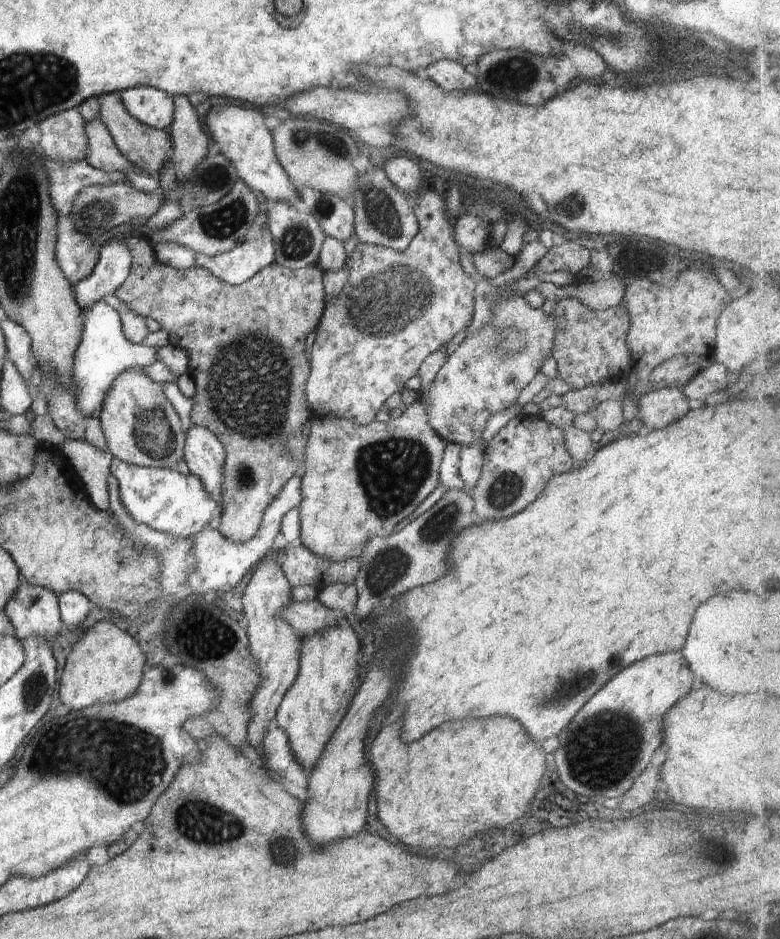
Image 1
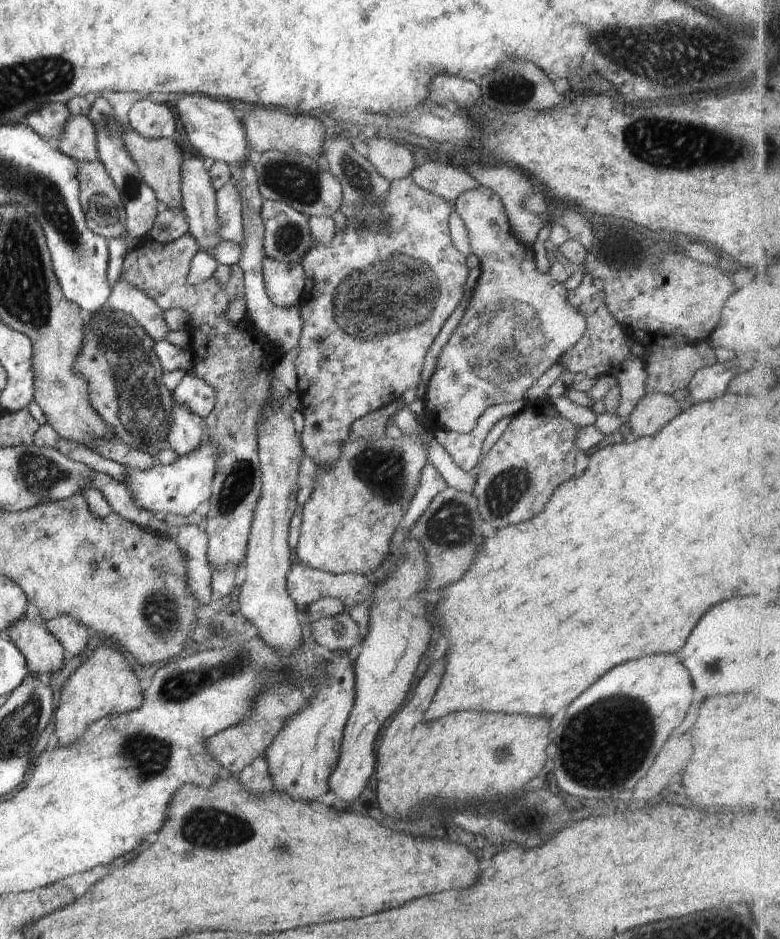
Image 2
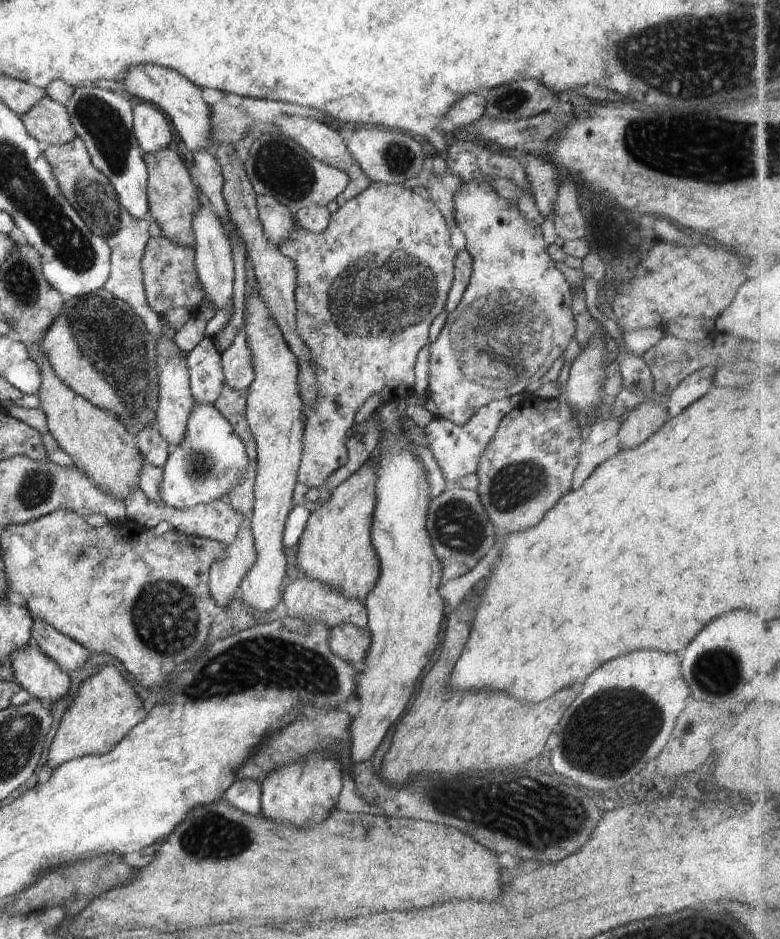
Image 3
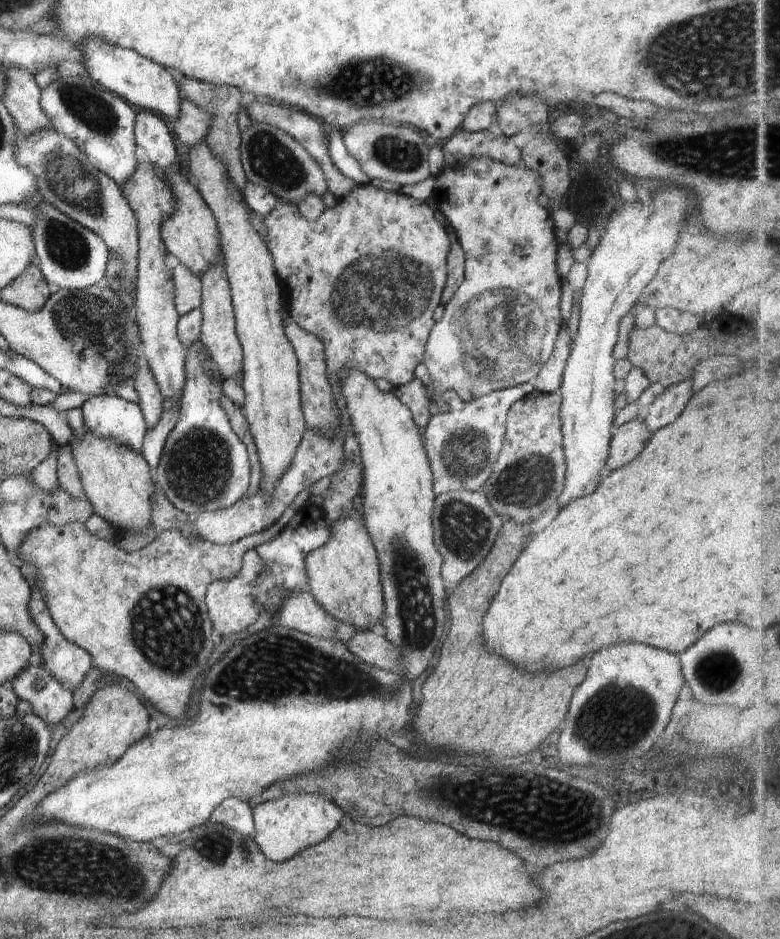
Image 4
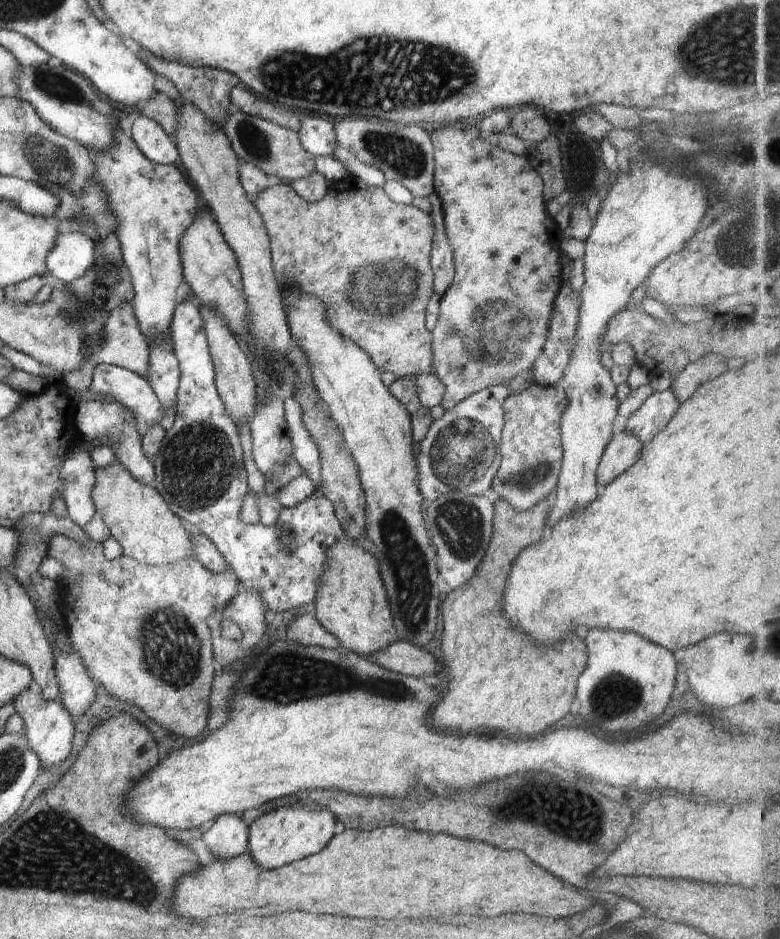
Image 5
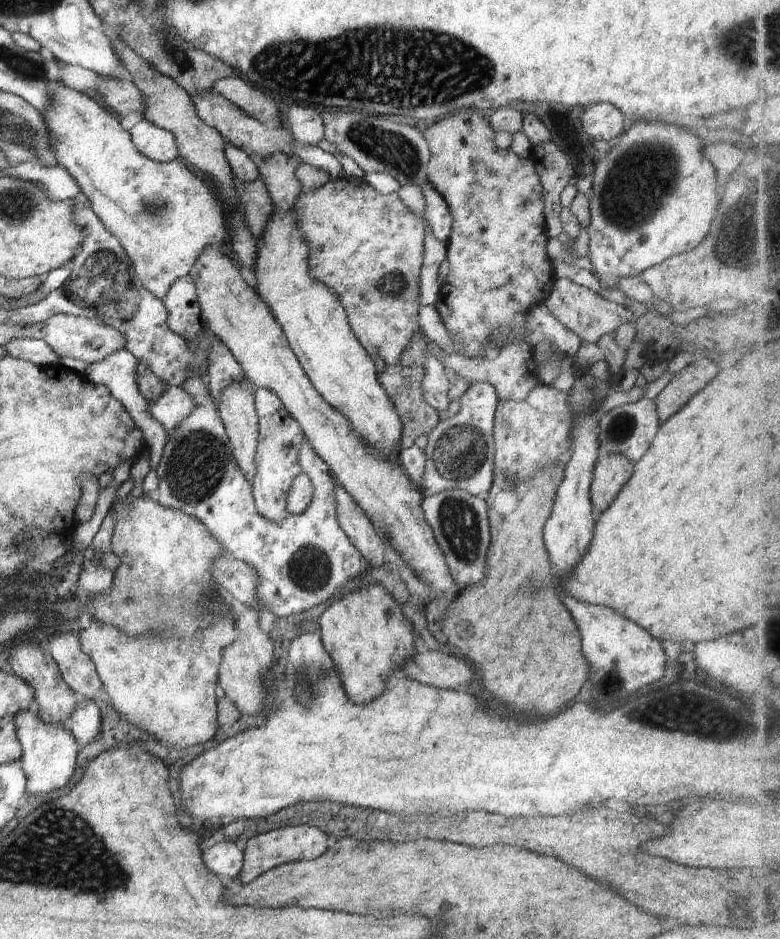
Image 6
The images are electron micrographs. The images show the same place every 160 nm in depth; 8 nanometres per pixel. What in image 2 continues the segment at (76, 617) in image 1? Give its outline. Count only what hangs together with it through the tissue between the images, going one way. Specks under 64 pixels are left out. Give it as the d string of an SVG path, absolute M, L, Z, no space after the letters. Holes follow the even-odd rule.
M58 615L50 619L45 627L58 639L68 656L78 656L90 640L88 628L68 615Z

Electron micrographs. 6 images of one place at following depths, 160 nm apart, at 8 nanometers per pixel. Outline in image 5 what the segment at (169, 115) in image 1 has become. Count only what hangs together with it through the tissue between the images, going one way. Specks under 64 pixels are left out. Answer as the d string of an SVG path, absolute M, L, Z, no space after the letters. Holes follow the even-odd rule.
M141 114L134 120L131 131L132 140L149 161L161 165L171 165L178 160L177 146L157 121Z

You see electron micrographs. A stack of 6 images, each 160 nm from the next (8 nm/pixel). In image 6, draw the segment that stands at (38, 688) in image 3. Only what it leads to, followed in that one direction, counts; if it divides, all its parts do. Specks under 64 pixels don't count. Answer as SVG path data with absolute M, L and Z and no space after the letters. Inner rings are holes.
M20 711L14 718L13 723L17 730L23 753L21 765L24 774L28 777L26 797L48 795L62 788L69 789L73 777L80 744L67 731L64 726L46 724L39 716L29 711Z

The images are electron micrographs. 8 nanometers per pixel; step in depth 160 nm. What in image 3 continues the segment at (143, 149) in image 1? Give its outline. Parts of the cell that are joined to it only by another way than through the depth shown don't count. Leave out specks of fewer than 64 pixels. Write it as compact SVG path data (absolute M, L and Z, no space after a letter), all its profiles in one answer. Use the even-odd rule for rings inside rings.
M164 148L156 154L144 153L142 156L147 167L147 194L150 204L150 217L162 229L162 236L172 240L178 246L195 248L192 218L200 210L200 193L192 183L189 170L180 156L169 148Z

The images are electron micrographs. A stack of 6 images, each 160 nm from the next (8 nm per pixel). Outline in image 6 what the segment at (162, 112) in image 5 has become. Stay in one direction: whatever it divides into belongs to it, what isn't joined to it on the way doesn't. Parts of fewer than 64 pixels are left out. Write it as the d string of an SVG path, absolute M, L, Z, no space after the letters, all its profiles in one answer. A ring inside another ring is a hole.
M97 76L97 91L90 92L107 108L123 116L128 112L136 112L143 116L143 96L140 89L132 82L118 77Z

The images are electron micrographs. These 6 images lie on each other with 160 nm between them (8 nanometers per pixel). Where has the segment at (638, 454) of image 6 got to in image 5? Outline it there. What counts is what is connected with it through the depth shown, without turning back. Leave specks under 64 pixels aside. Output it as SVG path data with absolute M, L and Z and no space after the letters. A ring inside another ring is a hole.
M670 388L663 392L654 391L644 401L644 404L636 410L636 412L633 412L630 416L628 416L626 419L626 425L624 426L624 431L633 434L645 445L651 440L654 440L654 437L666 428L666 425L670 422L670 419L674 416L674 414L676 414L679 406L680 404L678 400L676 400L676 397Z

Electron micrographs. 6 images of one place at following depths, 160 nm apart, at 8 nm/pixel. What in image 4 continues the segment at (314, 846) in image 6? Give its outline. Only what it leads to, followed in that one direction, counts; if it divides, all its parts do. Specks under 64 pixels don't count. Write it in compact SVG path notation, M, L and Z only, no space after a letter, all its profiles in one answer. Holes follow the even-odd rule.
M306 793L284 795L253 808L253 839L266 858L284 862L294 854L326 840L338 828L342 815L340 807L325 796Z

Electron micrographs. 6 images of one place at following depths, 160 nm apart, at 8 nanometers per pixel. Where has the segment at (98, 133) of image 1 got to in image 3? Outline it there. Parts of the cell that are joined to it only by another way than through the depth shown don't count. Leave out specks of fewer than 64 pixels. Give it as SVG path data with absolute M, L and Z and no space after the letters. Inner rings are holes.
M48 96L19 118L32 138L50 146L68 144L78 136L70 122L68 110Z

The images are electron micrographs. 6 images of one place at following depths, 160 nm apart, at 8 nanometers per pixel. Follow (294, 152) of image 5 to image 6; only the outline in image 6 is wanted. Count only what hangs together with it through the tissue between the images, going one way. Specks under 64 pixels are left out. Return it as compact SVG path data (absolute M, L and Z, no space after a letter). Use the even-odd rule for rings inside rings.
M214 90L206 93L191 94L194 108L197 115L212 128L215 128L227 141L230 141L235 147L240 147L242 150L260 158L269 157L273 152L281 152L288 156L294 156L293 140L294 136L288 129L280 126L278 129L270 129L246 114L241 108L226 100L221 94Z

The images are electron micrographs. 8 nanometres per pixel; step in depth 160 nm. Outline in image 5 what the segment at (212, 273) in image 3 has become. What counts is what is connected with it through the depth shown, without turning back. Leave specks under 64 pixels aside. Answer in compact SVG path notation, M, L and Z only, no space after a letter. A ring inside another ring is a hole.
M199 306L205 322L205 333L215 368L215 383L223 400L226 412L233 418L234 424L241 428L245 421L250 421L257 407L257 386L255 385L254 366L249 355L245 352L225 323L215 317L206 307Z

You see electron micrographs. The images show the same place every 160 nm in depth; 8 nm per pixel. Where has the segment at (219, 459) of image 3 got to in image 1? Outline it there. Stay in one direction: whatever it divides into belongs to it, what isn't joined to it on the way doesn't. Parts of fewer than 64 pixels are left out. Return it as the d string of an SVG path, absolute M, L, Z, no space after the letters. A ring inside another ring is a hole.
M113 457L110 472L117 478L124 508L136 522L177 537L192 537L216 516L217 502L207 493L198 475L183 468L139 467Z

